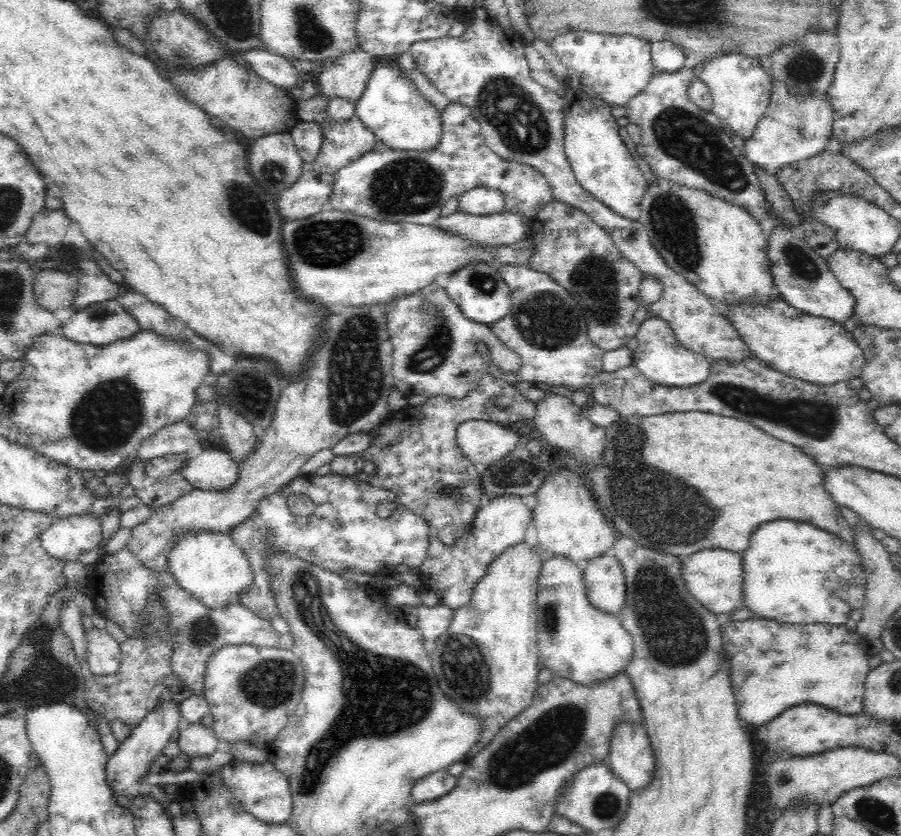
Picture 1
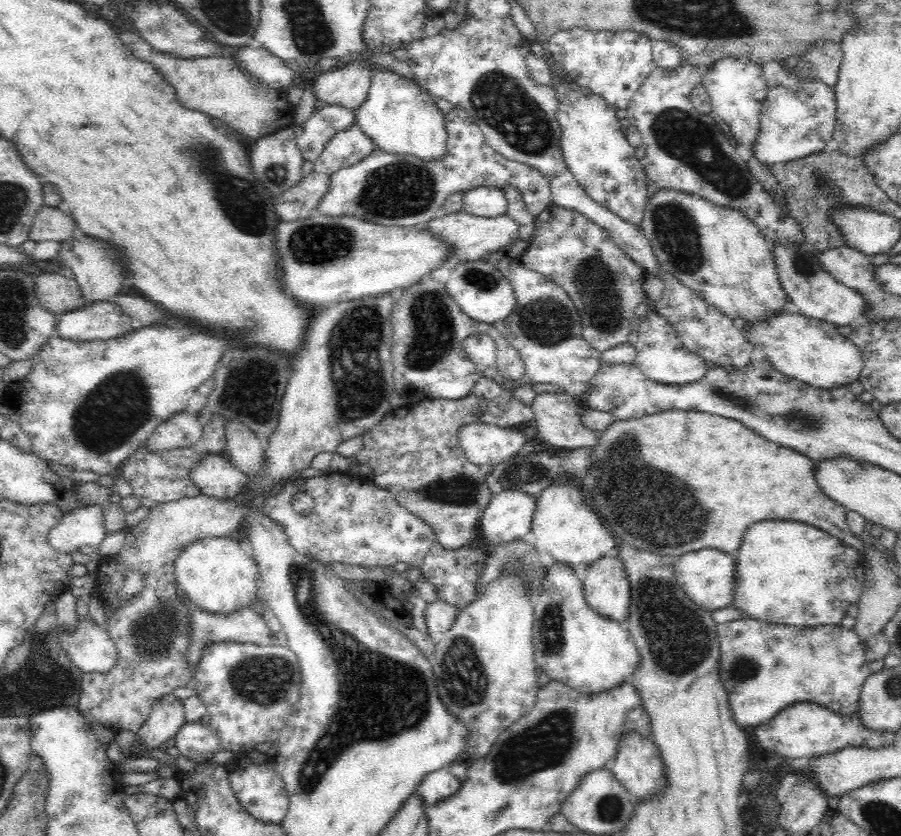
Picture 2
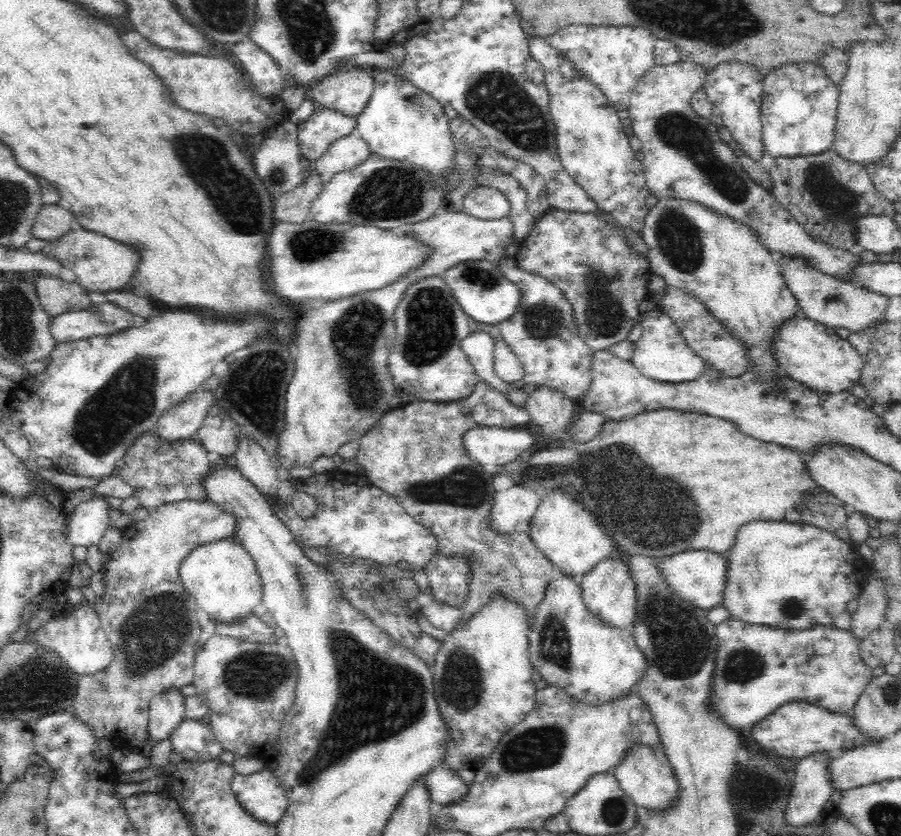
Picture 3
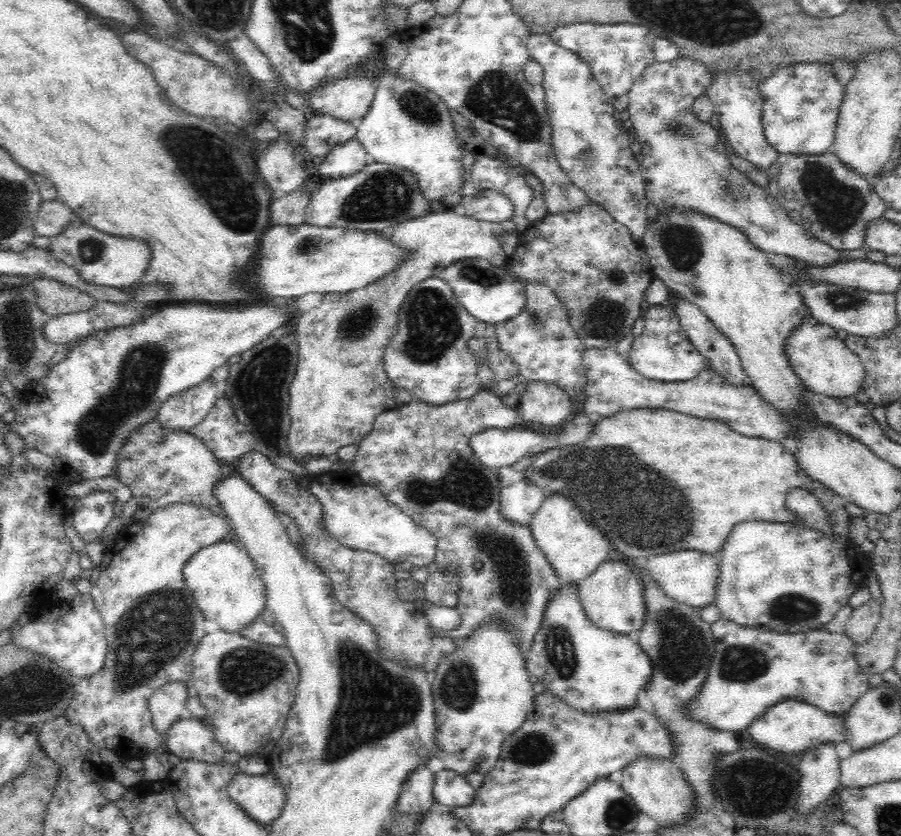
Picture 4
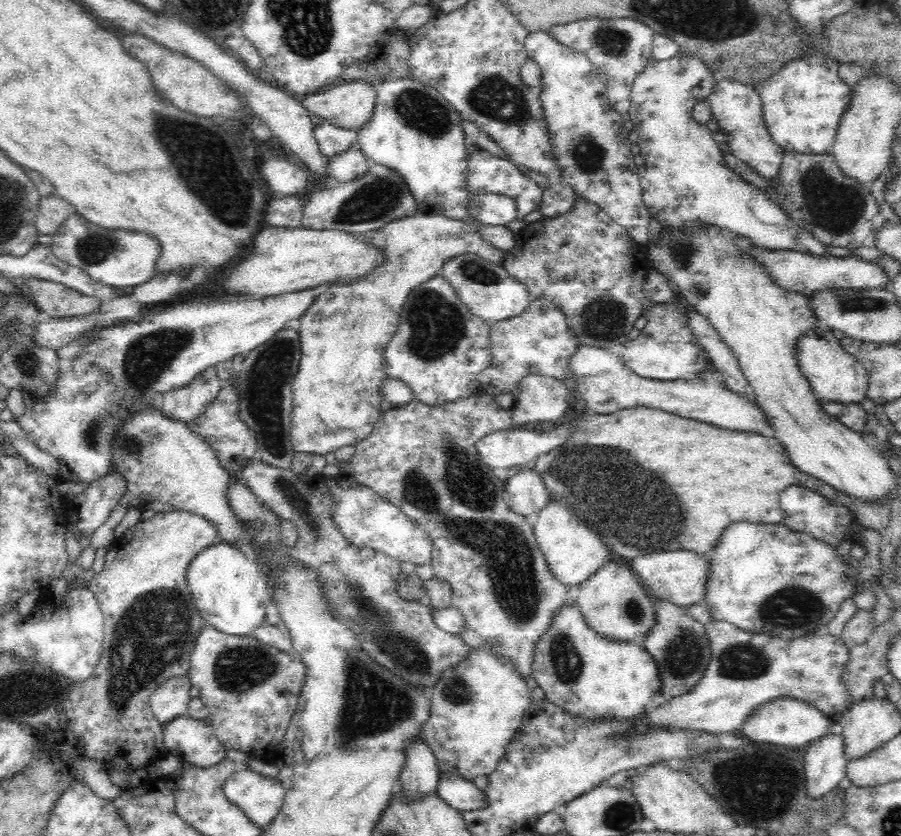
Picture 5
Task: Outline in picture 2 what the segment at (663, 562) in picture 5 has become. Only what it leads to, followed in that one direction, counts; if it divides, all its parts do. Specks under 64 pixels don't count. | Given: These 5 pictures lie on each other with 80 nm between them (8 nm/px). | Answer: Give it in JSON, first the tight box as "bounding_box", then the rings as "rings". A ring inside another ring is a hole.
{"bounding_box":[670,549,734,611],"rings":[[[714,549],[696,550],[673,558],[670,565],[672,565],[676,585],[696,606],[707,611],[713,611],[726,608],[732,604],[734,554]]]}

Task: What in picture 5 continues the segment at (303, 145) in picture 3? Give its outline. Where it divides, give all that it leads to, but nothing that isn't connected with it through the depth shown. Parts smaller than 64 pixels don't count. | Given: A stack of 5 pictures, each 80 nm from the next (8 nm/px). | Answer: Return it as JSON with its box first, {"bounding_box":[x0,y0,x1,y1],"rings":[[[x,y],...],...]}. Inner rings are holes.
{"bounding_box":[314,121,359,160],"rings":[[[328,121],[316,125],[314,134],[316,141],[320,144],[320,151],[329,160],[348,152],[350,147],[359,148],[359,133],[354,130],[336,127]]]}

